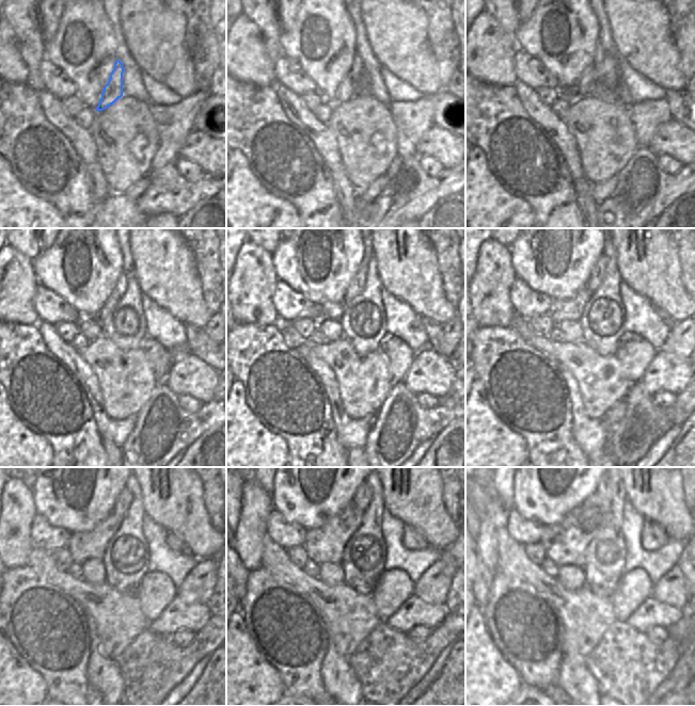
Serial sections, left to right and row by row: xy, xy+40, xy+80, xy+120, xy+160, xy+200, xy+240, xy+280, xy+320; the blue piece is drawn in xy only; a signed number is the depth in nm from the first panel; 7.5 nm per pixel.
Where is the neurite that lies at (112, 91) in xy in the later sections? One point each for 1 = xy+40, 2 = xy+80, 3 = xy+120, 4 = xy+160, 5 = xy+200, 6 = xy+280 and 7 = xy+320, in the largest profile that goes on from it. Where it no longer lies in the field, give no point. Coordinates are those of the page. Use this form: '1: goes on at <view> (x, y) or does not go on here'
1: goes on at xy+40 (346, 91)
2: goes on at xy+80 (583, 86)
3: goes on at xy+120 (120, 288)
4: goes on at xy+160 (357, 285)
5: goes on at xy+200 (598, 272)
6: goes on at xy+280 (363, 496)
7: goes on at xy+320 (604, 488)

